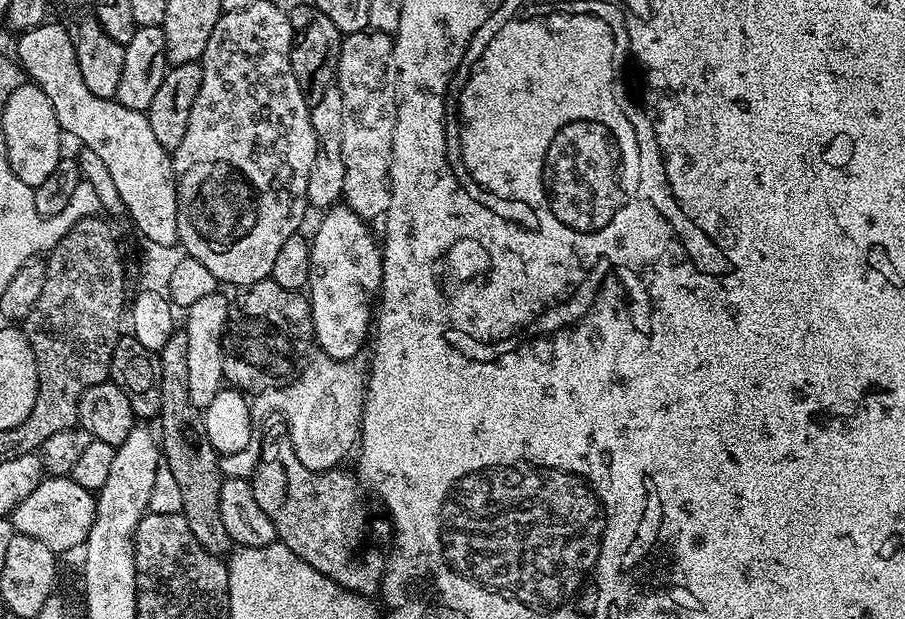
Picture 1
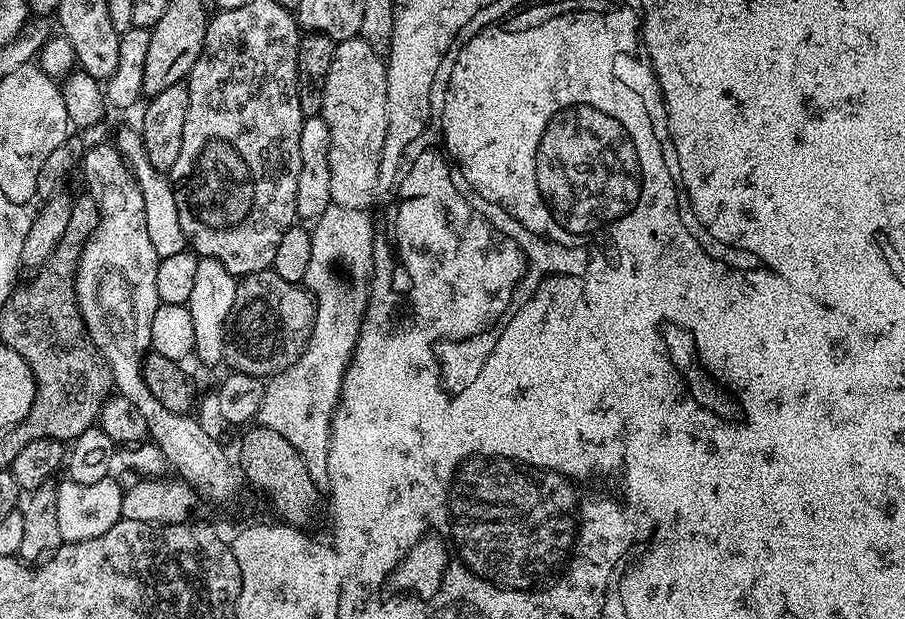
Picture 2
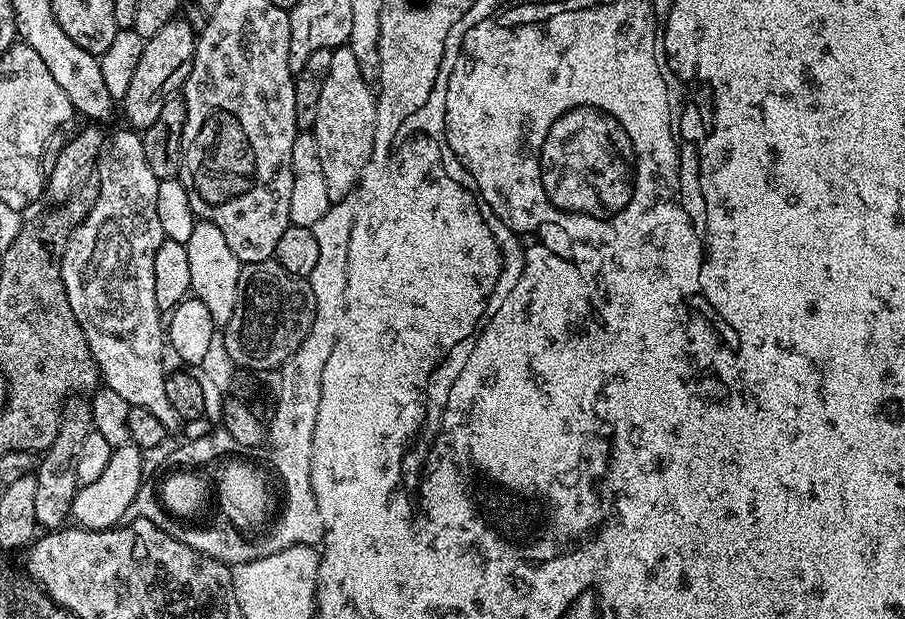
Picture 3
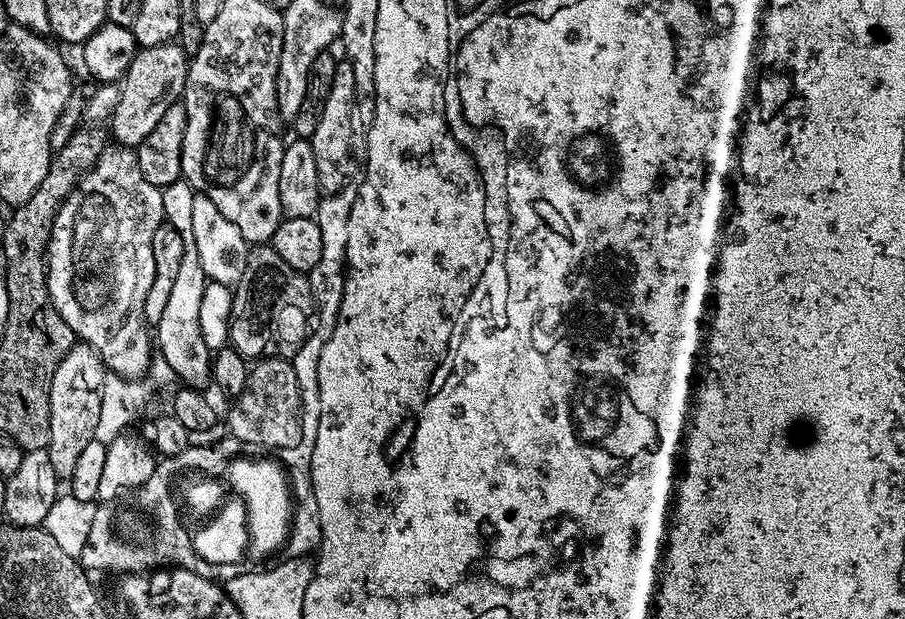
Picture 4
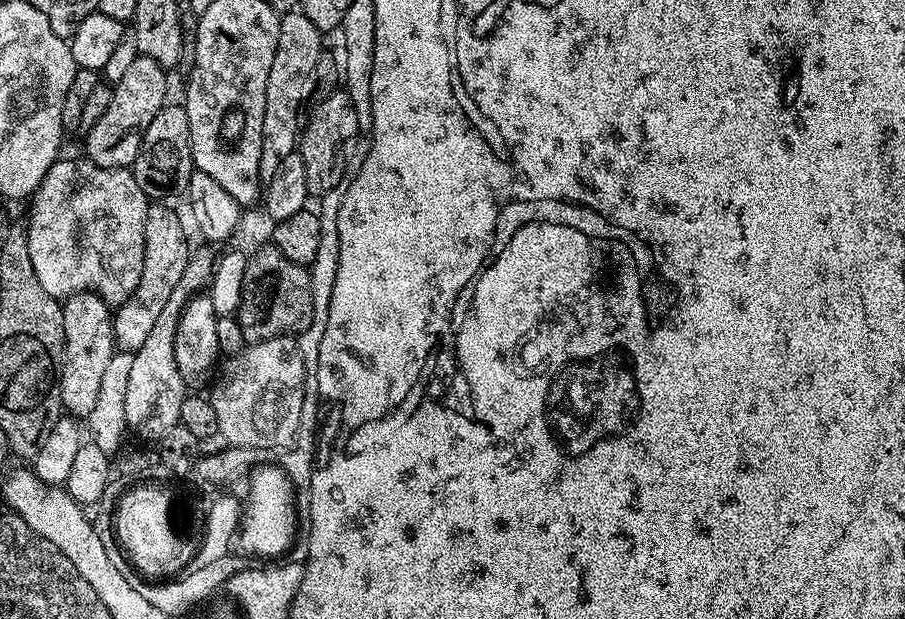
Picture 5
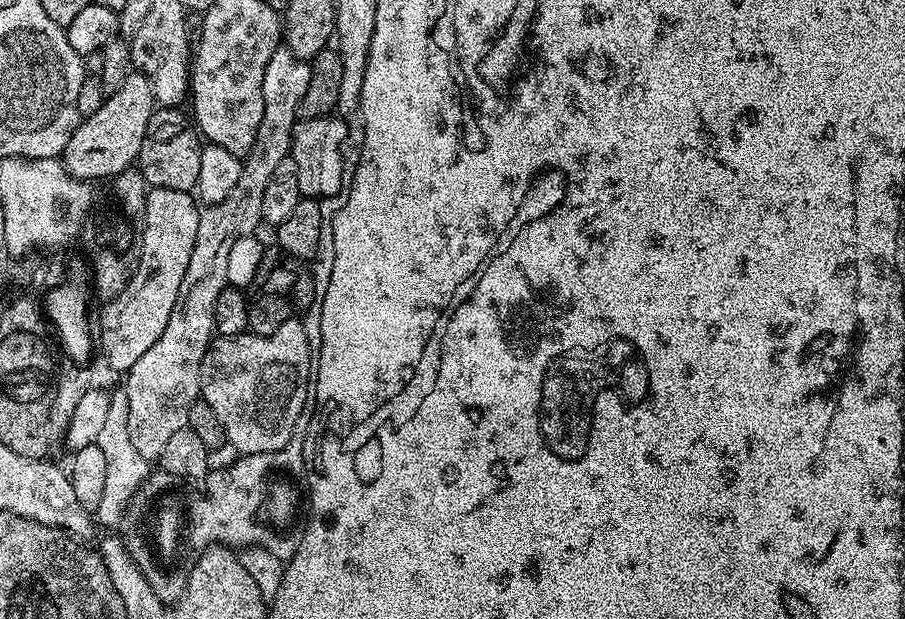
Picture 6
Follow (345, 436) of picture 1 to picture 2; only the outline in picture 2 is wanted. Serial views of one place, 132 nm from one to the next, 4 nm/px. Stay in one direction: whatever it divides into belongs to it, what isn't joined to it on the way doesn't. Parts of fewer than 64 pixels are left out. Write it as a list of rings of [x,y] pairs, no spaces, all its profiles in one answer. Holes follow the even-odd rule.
[[[331,204],[311,225],[310,266],[304,284],[316,302],[312,333],[298,362],[265,383],[260,403],[259,427],[274,430],[291,442],[318,486],[328,483],[332,415],[340,401],[342,378],[362,330],[364,311],[370,307],[372,260],[374,264],[372,214],[368,210],[346,210],[346,206]],[[339,268],[344,271],[344,285],[336,281]]]

